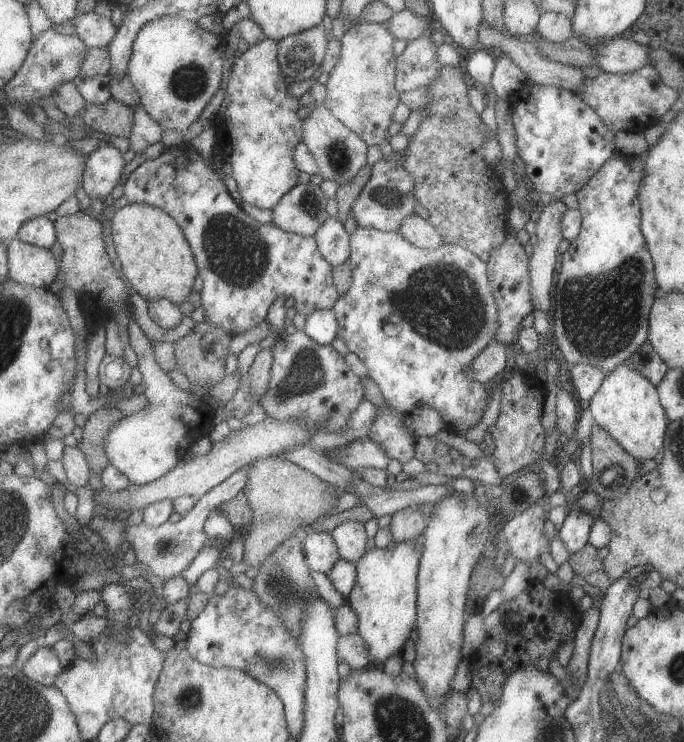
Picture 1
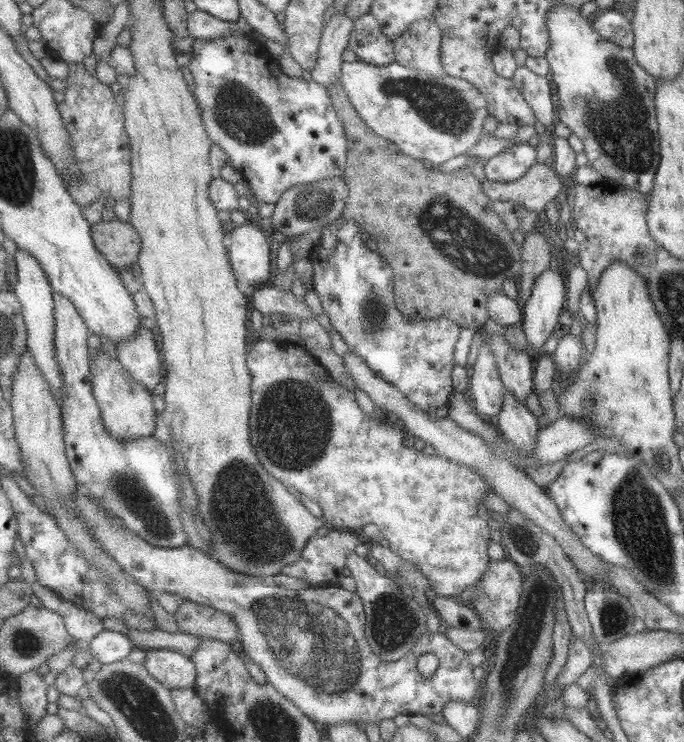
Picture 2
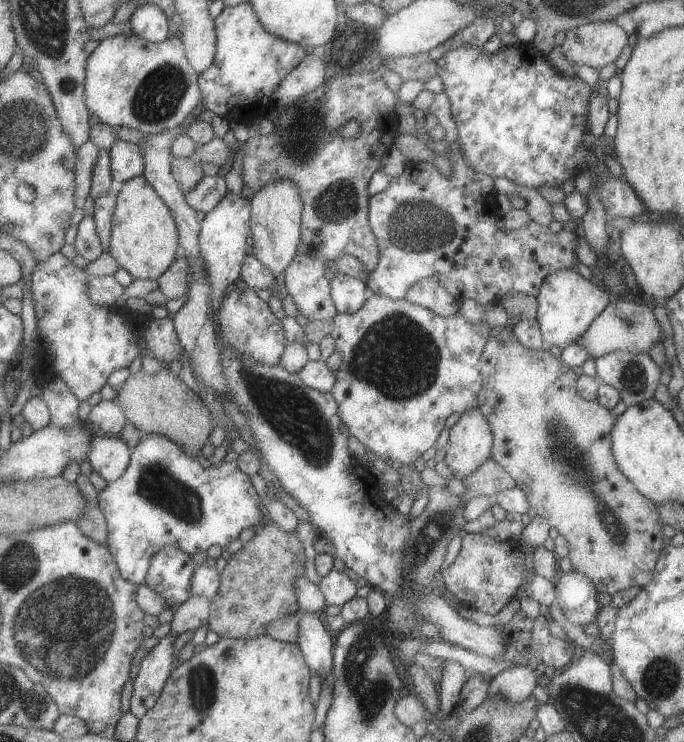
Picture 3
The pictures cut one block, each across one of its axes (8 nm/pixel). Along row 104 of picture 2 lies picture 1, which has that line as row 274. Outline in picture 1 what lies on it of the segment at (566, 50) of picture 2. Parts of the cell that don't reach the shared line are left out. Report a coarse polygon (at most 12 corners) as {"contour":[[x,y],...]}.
{"contour":[[644,158],[575,193],[580,231],[553,338],[605,372],[646,341],[657,297],[640,231]]}

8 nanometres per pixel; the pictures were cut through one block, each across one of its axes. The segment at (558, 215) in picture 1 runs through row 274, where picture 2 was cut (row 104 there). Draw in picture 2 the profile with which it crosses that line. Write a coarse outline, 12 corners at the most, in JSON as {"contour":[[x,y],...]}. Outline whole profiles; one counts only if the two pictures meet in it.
{"contour":[[522,65],[510,81],[550,130],[557,121],[545,77]]}

